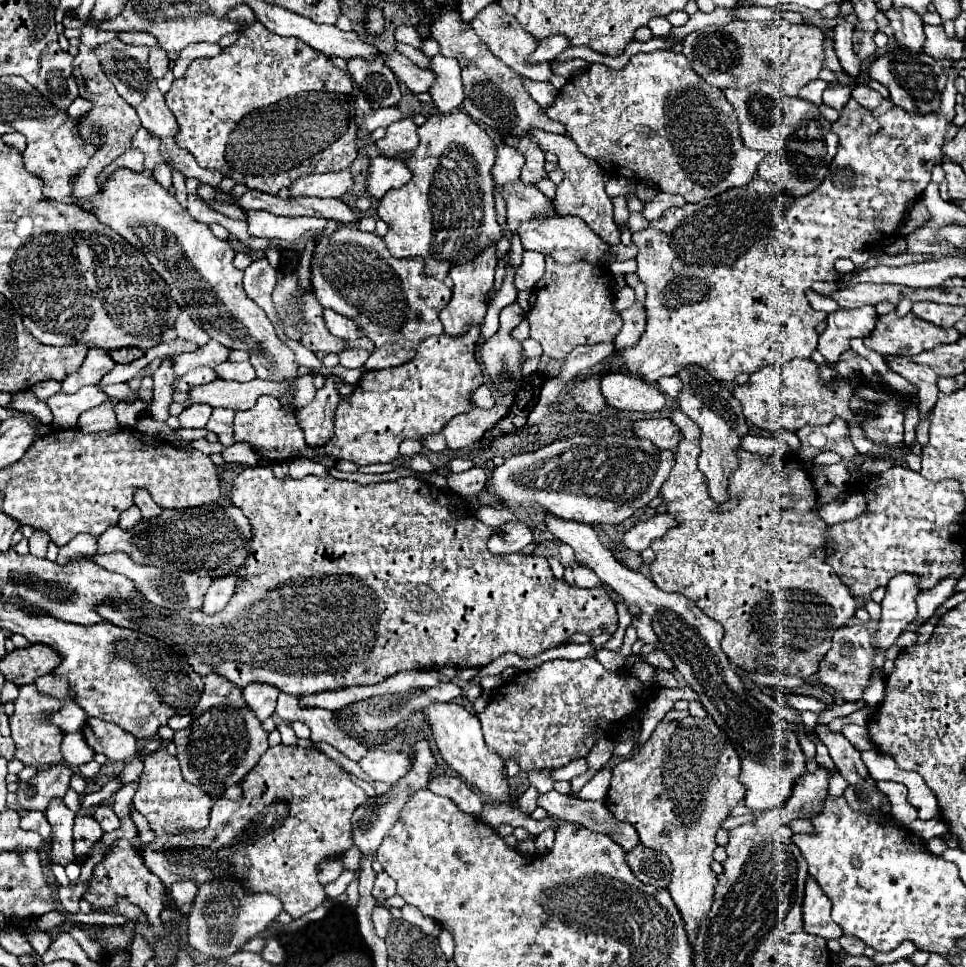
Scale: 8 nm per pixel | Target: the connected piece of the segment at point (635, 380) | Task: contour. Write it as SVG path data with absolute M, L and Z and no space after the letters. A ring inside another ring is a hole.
M608 374L600 382L604 400L616 410L628 412L658 412L666 398L656 384L650 384L632 374Z

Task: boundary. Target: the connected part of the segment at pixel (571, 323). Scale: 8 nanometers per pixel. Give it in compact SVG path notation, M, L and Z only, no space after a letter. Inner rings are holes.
M546 258L546 274L536 284L536 306L528 312L530 338L542 344L546 356L566 358L580 344L612 342L616 338L622 318L614 312L610 282L608 268L590 266L588 262L556 266L552 258Z

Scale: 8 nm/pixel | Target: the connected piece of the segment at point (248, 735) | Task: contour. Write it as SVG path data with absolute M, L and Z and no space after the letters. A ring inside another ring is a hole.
M216 673L205 676L203 683L204 691L194 708L192 722L188 728L174 734L174 744L178 746L176 756L180 760L184 780L210 796L222 798L224 790L240 784L268 750L268 732L244 702L238 686Z

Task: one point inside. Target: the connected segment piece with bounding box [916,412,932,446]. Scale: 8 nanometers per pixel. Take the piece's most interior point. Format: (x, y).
(922, 431)

